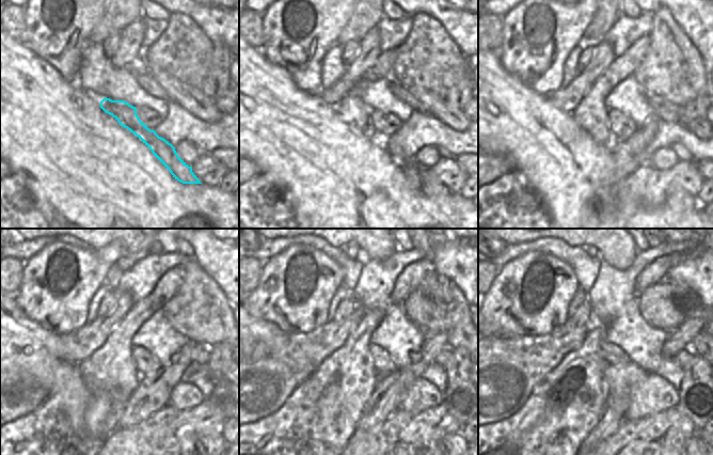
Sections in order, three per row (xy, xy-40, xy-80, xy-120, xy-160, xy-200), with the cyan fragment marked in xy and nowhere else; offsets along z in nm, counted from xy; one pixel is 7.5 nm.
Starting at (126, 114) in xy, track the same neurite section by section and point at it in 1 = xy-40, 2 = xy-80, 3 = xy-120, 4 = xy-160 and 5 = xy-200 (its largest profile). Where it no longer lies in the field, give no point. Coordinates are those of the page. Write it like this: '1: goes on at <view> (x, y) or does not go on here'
1: goes on at xy-40 (430, 187)
2: goes on at xy-80 (679, 200)
3: goes on at xy-120 (212, 445)
4: goes on at xy-160 (454, 445)
5: goes on at xy-200 (695, 445)

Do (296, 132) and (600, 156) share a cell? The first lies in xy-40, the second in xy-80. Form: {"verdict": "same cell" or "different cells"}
{"verdict": "same cell"}

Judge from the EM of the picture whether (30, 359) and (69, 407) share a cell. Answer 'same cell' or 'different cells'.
same cell

